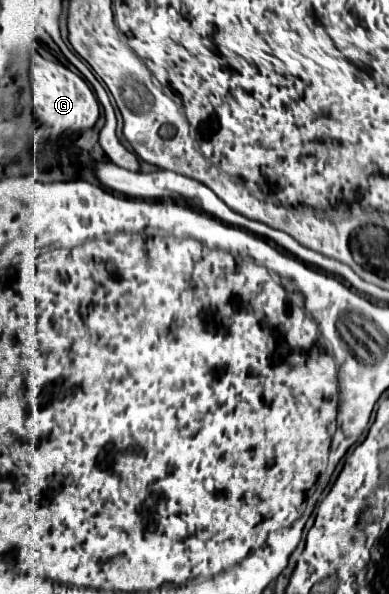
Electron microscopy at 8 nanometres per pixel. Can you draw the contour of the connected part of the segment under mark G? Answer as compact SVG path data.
M32 49L30 75L32 75L32 91L34 91L34 113L38 115L38 121L42 125L60 131L86 131L98 123L100 101L94 89L90 89L88 81L80 73L70 71L62 63L48 61L36 49Z

